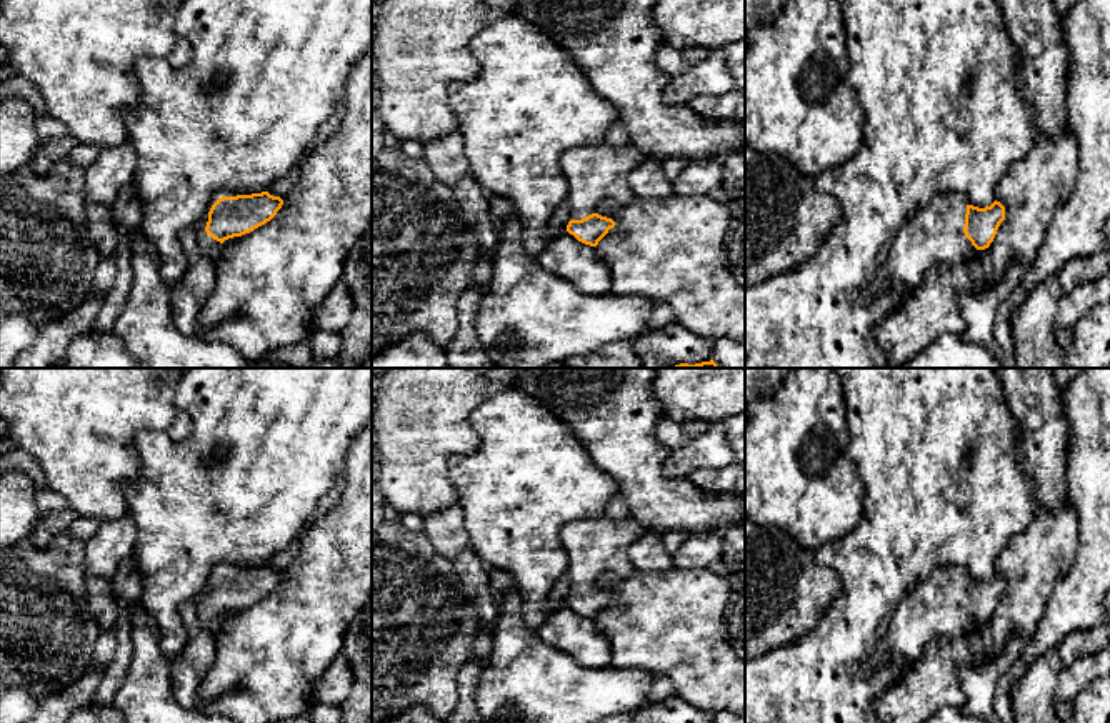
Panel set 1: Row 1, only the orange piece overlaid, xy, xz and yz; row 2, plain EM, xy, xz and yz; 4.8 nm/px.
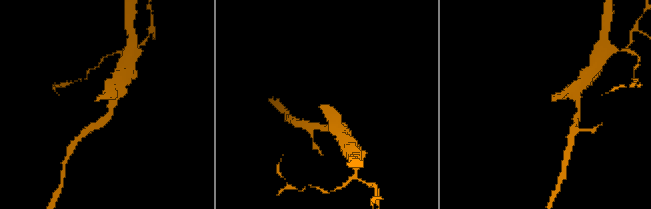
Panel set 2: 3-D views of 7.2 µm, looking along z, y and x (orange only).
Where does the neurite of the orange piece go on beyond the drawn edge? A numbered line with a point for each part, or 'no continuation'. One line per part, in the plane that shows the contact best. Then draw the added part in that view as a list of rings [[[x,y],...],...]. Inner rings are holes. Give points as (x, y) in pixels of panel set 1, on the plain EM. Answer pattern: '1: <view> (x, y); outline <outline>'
1: xy (209, 620); outline [[[218,571],[213,573],[213,576],[217,575]],[[212,576],[212,578],[213,578]],[[210,578],[210,581],[212,581]],[[210,581],[207,583],[207,586],[203,588],[203,591],[198,595],[197,598],[197,616],[198,616],[198,621],[200,621],[200,628],[203,630],[208,630],[212,631],[213,635],[217,635],[220,630],[222,630],[222,616],[213,613],[207,605],[205,605],[205,600],[207,600],[207,595],[208,595],[208,585]]]

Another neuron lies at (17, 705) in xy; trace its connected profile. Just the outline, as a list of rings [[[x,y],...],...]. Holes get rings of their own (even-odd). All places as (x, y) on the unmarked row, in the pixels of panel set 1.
[[[7,688],[0,693],[0,723],[25,723],[35,716],[40,701],[23,688]]]

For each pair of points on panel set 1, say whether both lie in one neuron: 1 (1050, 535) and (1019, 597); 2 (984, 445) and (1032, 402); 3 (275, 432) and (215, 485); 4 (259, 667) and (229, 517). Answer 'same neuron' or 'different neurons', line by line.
1: same neuron
2: different neurons
3: same neuron
4: different neurons

